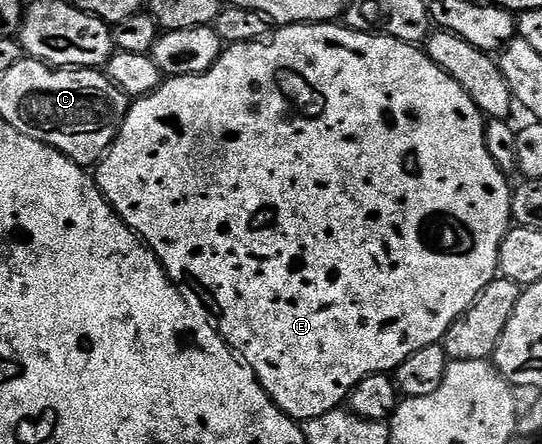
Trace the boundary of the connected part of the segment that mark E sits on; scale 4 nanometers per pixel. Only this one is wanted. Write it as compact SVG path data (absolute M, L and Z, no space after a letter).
M333 21L285 25L274 30L268 41L228 44L215 61L215 65L211 69L207 69L207 73L166 78L162 82L161 88L155 93L136 100L130 106L127 117L117 134L117 139L111 144L105 158L101 160L95 171L98 187L119 218L145 240L145 244L156 253L158 261L161 262L161 266L165 268L174 283L184 285L186 288L189 286L195 294L201 295L202 301L207 306L217 310L215 326L221 332L226 343L241 356L241 362L253 370L265 392L273 399L273 404L298 421L314 419L328 411L338 410L359 385L359 381L372 375L396 372L397 367L403 365L403 361L407 361L407 357L411 357L411 353L419 353L419 349L432 343L441 343L447 329L451 329L451 325L469 310L469 306L477 300L479 293L483 293L485 286L492 279L498 278L499 249L505 235L509 232L513 218L513 191L510 180L501 172L499 165L495 165L491 153L487 151L487 141L485 140L487 119L477 108L475 101L471 101L468 93L450 75L443 73L443 69L439 69L439 65L435 65L420 46L404 43L386 35L368 35L366 31L351 31L344 25L336 27L337 25Z

